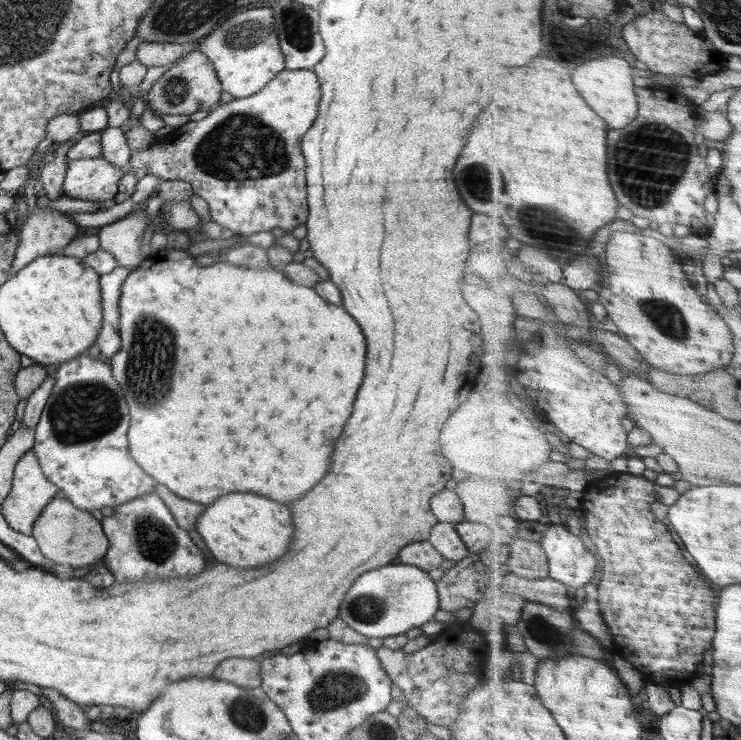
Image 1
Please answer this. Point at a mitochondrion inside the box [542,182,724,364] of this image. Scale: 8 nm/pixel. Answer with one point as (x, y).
(667, 318)

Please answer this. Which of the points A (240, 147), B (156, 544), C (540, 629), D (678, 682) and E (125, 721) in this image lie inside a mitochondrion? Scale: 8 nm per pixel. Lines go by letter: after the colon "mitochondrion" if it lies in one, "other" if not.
A: mitochondrion
B: mitochondrion
C: mitochondrion
D: other
E: other

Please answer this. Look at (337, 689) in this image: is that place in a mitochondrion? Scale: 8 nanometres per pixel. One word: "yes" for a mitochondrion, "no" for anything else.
yes

